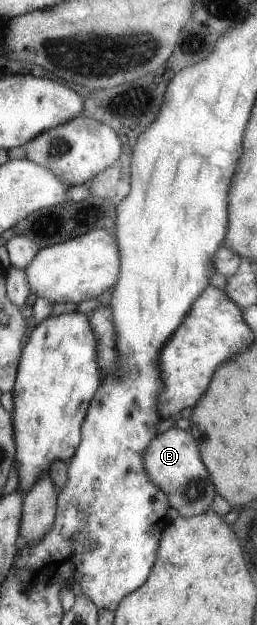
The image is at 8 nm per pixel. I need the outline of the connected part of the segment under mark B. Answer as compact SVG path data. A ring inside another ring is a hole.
M169 428L155 435L149 447L143 453L143 463L147 475L159 485L167 496L169 507L175 509L181 517L193 517L205 513L211 499L215 497L215 488L208 468L200 458L199 447L188 429Z

